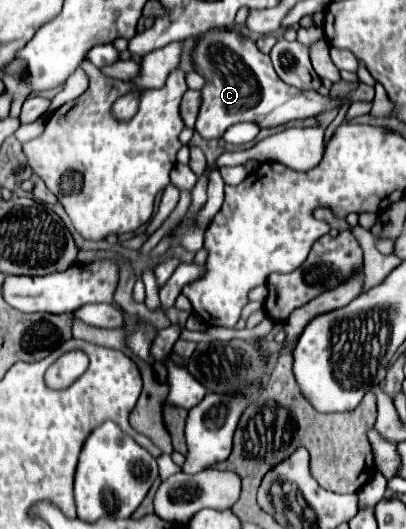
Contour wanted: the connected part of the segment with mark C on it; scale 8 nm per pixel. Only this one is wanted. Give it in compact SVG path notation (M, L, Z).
M225 29L205 33L195 49L193 59L195 71L207 81L201 91L203 103L194 128L203 139L221 139L231 125L241 121L251 121L259 127L277 127L289 121L317 117L319 113L343 107L345 103L373 101L373 87L362 82L345 97L323 97L317 91L299 91L277 77L269 55L263 55L251 39Z

